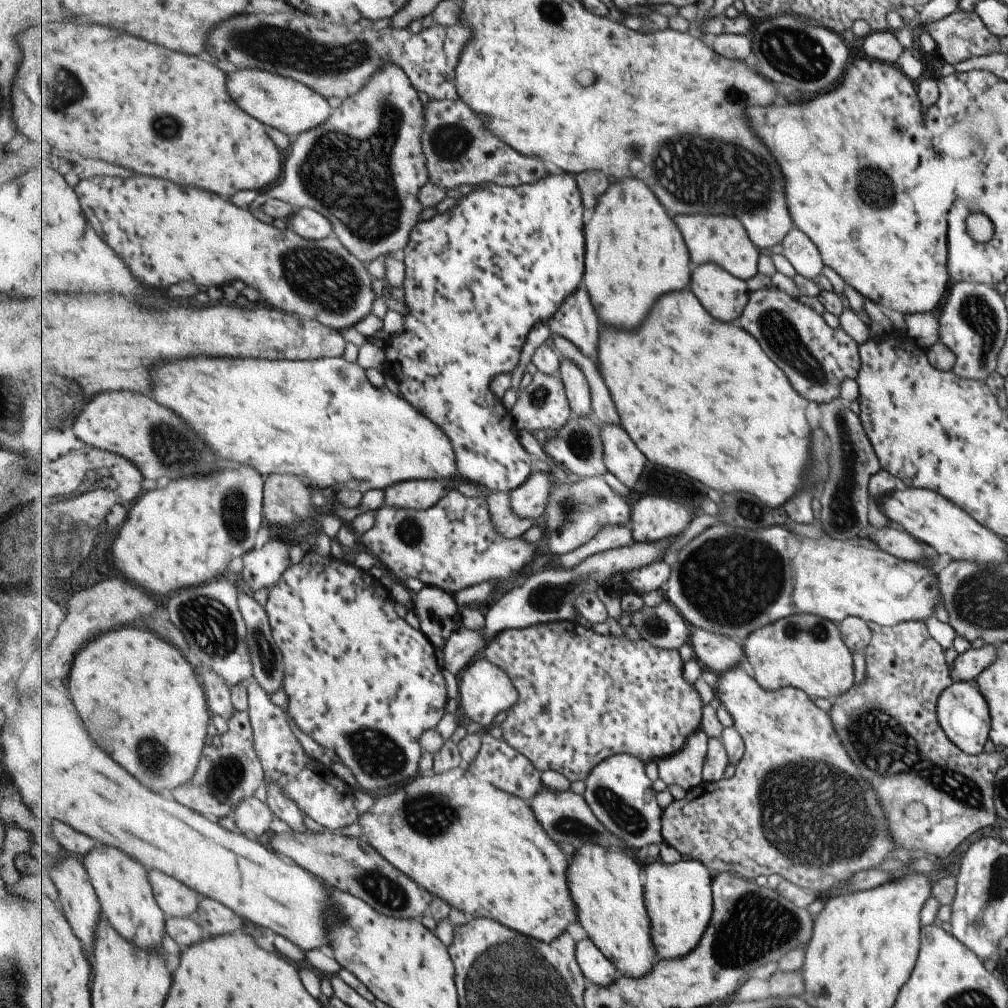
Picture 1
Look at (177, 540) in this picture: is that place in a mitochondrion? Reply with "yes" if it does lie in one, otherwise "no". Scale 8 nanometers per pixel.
no

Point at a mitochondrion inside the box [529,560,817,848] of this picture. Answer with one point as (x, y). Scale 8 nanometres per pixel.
(630, 822)

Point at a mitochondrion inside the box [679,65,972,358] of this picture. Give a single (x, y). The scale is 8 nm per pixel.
(875, 188)

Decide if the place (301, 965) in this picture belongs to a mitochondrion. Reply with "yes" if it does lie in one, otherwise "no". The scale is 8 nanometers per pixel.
no

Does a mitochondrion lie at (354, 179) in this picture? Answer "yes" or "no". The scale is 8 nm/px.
yes

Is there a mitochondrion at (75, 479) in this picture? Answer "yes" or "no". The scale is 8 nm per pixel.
no

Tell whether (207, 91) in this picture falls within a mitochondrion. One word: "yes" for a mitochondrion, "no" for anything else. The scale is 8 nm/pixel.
no

